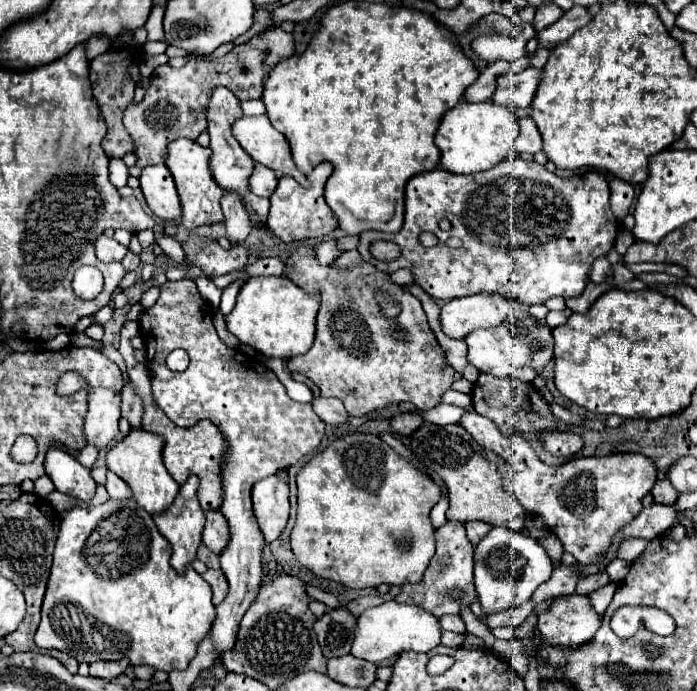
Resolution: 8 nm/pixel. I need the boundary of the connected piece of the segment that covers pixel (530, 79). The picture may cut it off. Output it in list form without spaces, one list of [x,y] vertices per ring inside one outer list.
[[[533,66],[517,72],[517,74],[505,74],[497,80],[497,88],[493,92],[491,102],[507,106],[509,110],[527,108],[533,100],[539,78],[541,78],[541,70],[533,68]]]

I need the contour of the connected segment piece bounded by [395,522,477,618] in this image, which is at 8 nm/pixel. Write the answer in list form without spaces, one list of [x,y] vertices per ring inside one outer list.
[[[447,522],[441,528],[437,528],[435,538],[437,538],[437,552],[431,558],[429,572],[423,574],[421,582],[401,586],[401,594],[395,596],[395,600],[405,602],[405,604],[417,604],[429,610],[433,616],[441,618],[443,614],[459,614],[461,610],[461,604],[447,596],[451,588],[463,590],[467,606],[477,598],[477,594],[475,594],[475,584],[473,584],[473,546],[465,536],[465,526],[457,522]]]

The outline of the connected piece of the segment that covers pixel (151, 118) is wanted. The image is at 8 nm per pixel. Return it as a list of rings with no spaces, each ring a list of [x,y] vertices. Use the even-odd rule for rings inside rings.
[[[273,28],[265,34],[251,38],[241,46],[235,46],[223,58],[189,58],[183,68],[171,68],[169,64],[155,68],[145,98],[135,106],[127,106],[123,114],[123,124],[133,138],[137,156],[137,162],[129,168],[129,174],[139,176],[145,166],[163,164],[167,160],[169,142],[181,136],[197,140],[197,136],[207,128],[205,112],[209,106],[211,92],[217,86],[245,90],[247,100],[261,98],[263,78],[267,76],[267,72],[275,66],[275,62],[289,58],[293,52],[293,34],[287,34],[281,28]]]

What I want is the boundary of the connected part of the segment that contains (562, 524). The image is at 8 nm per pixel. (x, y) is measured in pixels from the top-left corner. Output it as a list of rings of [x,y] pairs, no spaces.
[[[467,412],[461,426],[485,449],[501,454],[513,468],[513,477],[505,490],[519,498],[525,510],[535,512],[563,542],[565,552],[571,552],[579,564],[591,564],[607,552],[615,534],[625,528],[641,512],[641,500],[651,492],[657,480],[653,460],[643,454],[609,454],[601,458],[575,458],[561,466],[547,466],[518,434],[505,436],[495,424],[477,414]]]

